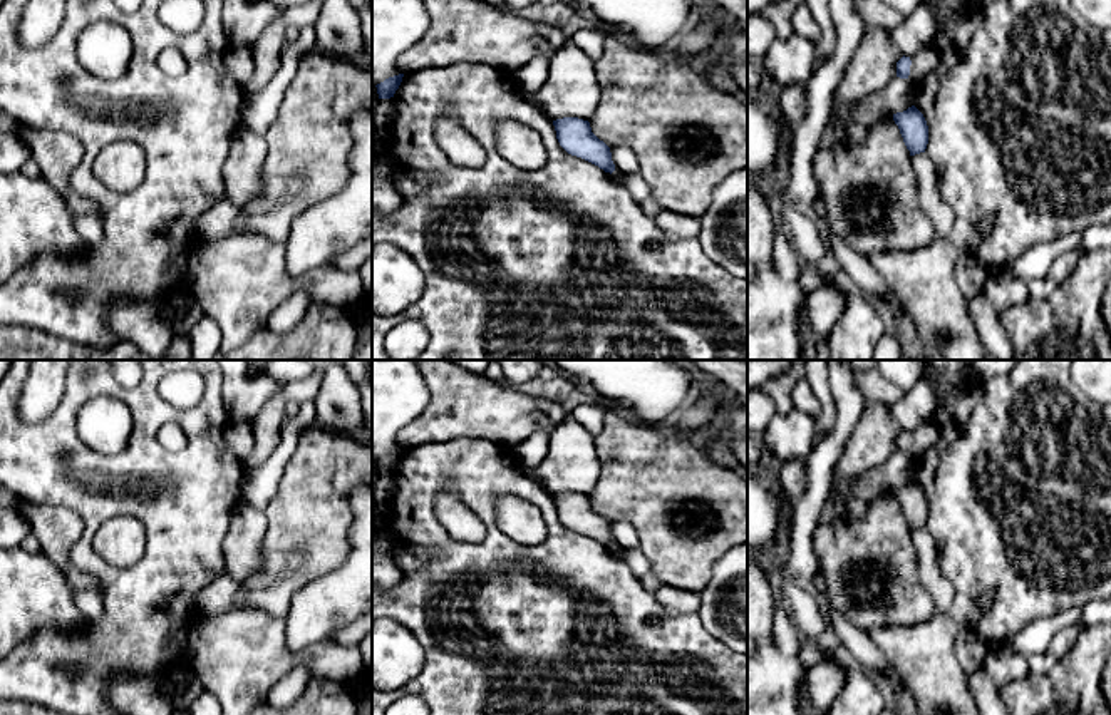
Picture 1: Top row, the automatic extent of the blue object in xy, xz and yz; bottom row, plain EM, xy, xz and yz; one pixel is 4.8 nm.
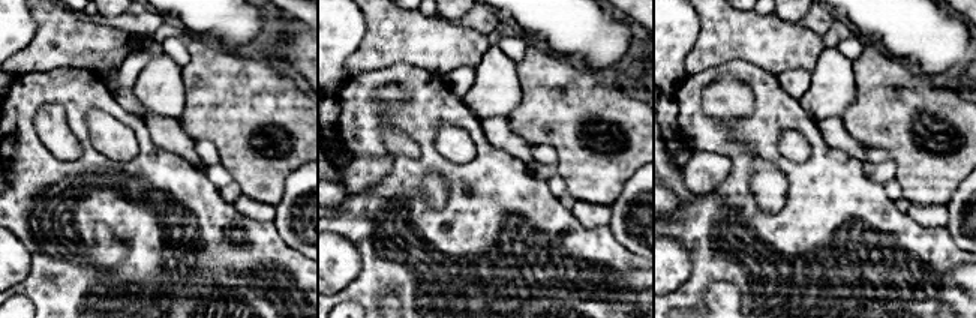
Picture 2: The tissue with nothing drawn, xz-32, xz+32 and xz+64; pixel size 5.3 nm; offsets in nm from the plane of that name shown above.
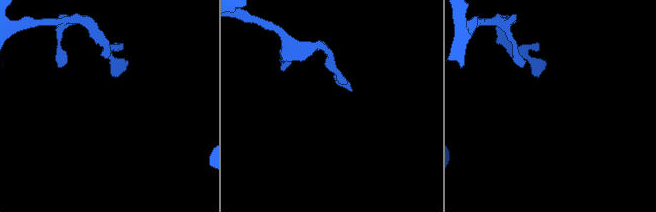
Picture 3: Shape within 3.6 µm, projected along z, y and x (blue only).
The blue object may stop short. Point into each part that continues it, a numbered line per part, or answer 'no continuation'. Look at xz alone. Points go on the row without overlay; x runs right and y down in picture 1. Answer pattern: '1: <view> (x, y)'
no continuation

